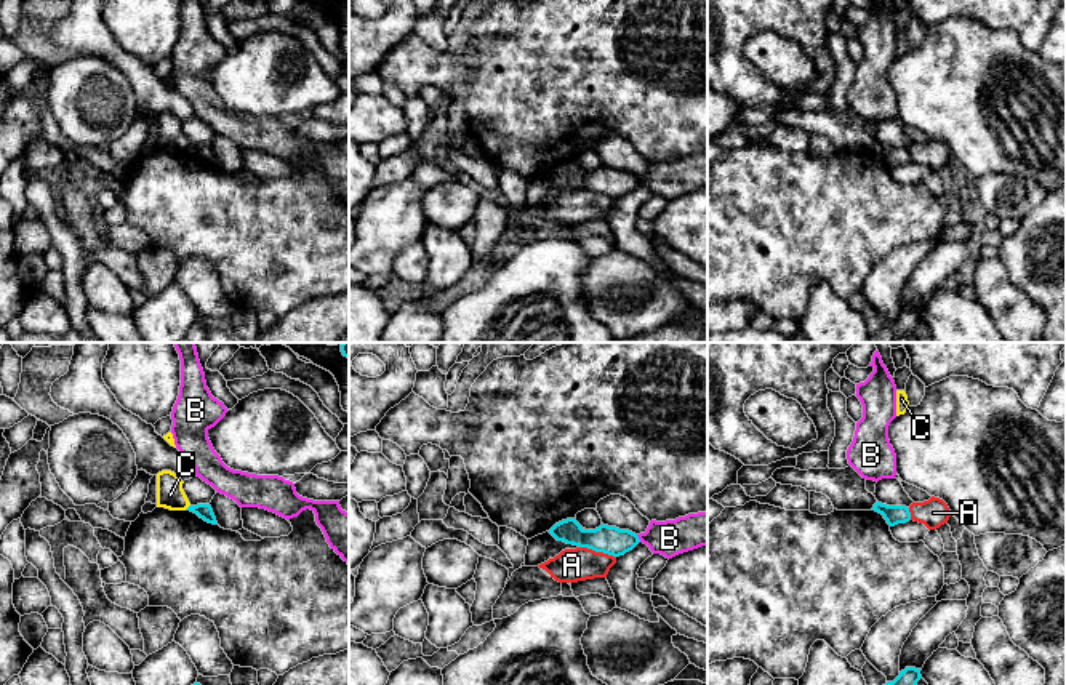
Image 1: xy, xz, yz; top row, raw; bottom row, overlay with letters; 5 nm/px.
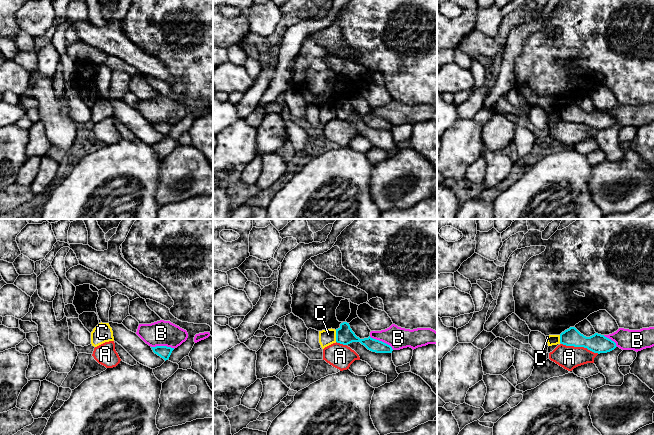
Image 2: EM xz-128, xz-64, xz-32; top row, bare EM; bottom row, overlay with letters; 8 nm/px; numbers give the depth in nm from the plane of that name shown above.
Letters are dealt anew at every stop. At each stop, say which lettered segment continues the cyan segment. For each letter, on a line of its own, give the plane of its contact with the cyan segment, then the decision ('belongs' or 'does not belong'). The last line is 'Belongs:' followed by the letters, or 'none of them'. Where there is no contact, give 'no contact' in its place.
A: xz | does not belong
B: xz | does not belong
C: no contact | does not belong
Belongs: none of them

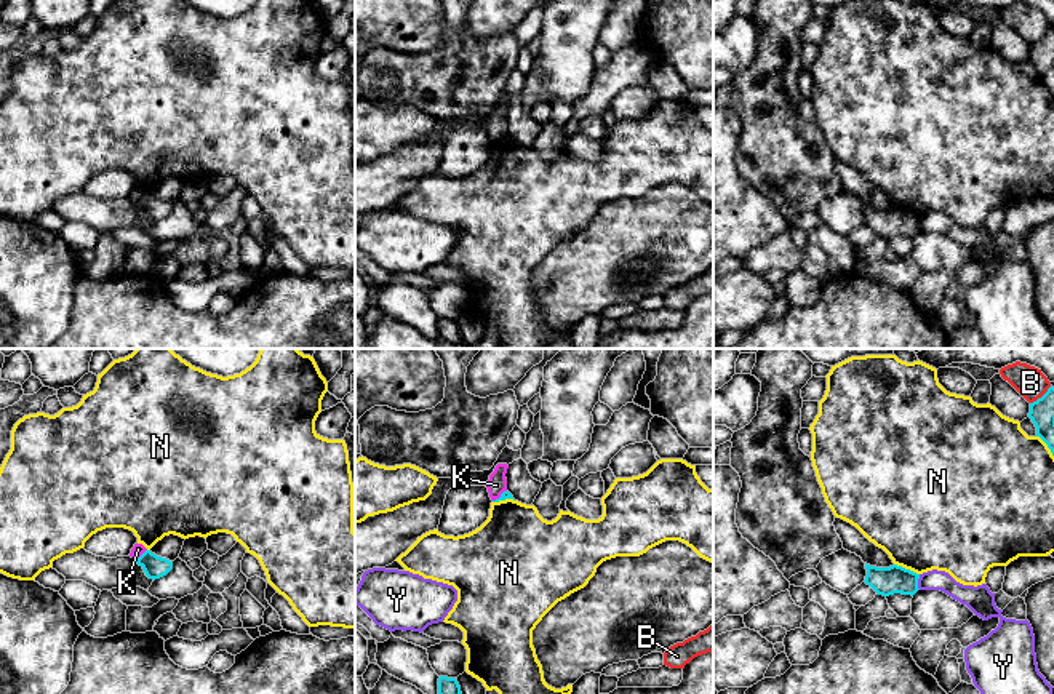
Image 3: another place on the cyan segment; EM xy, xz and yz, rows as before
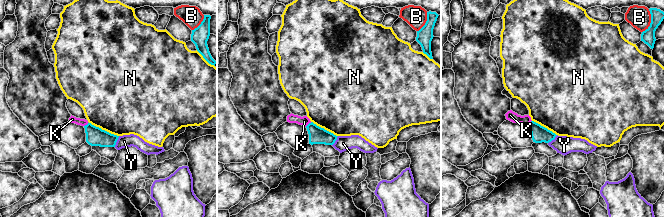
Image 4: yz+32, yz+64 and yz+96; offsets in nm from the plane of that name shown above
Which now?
B: yz | does not belong
K: xy | does not belong
N: yz | does not belong
Y: yz | does not belong
Belongs: none of them

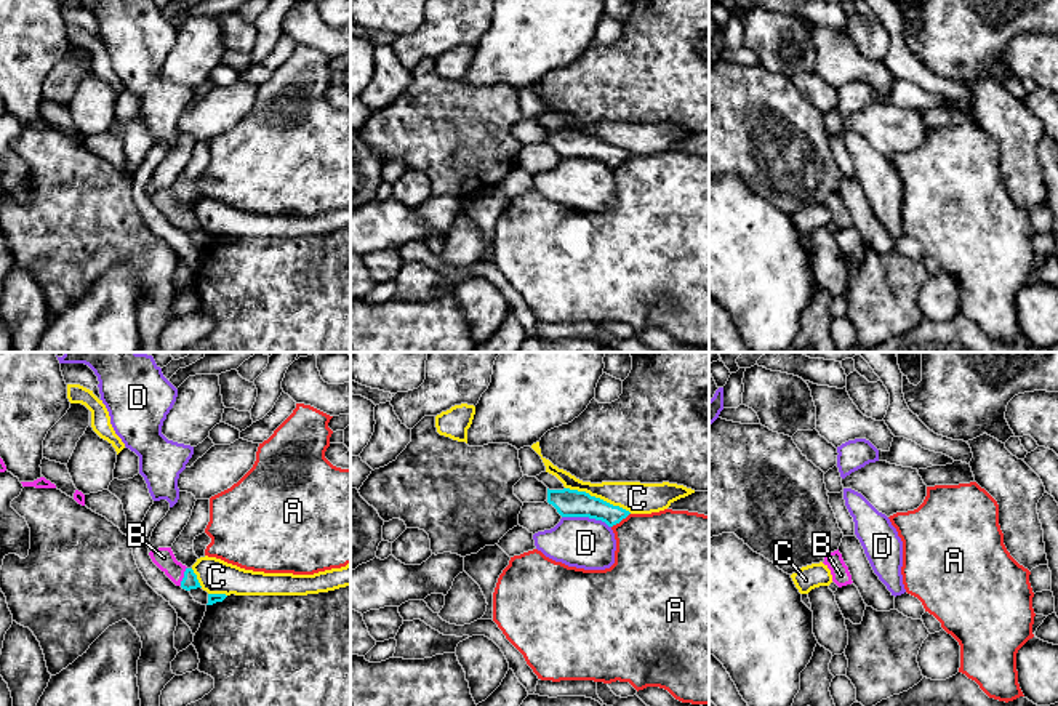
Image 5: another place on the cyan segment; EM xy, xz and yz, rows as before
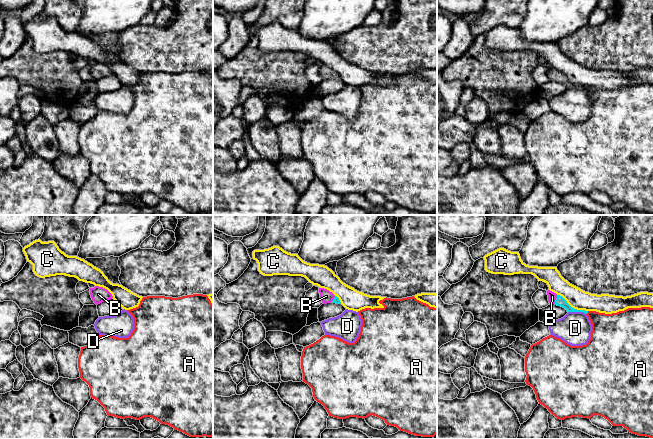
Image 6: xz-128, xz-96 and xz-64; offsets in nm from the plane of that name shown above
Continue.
A: xz | does not belong
B: xy | belongs
C: xz | does not belong
D: xz | does not belong
Belongs: B

